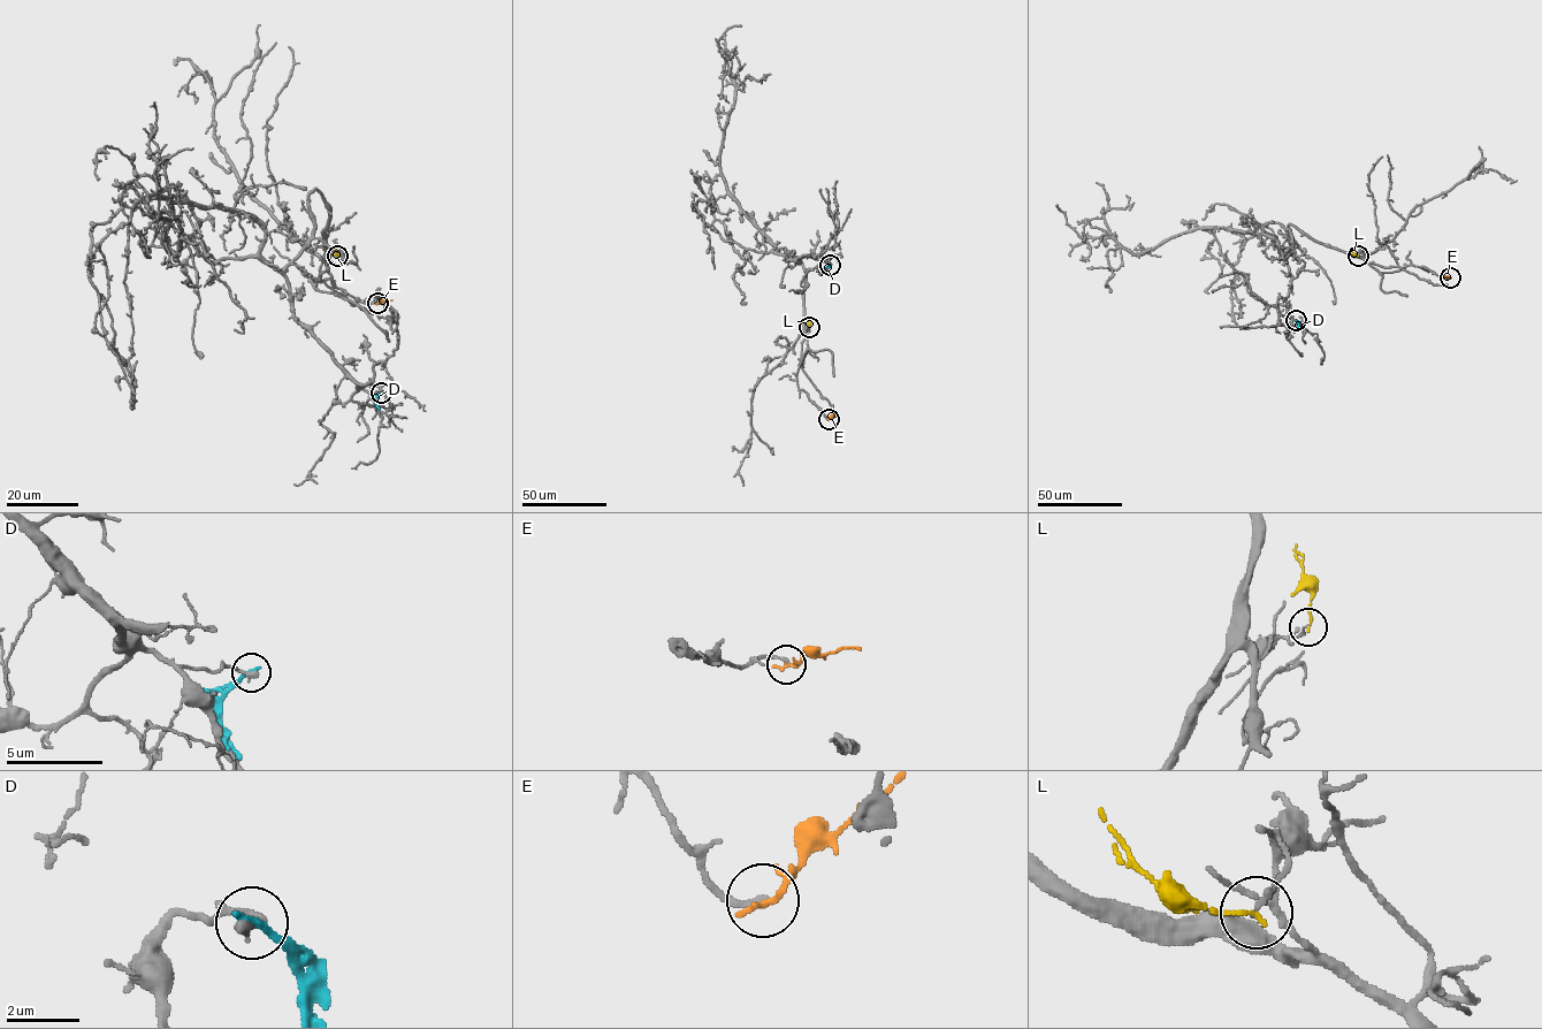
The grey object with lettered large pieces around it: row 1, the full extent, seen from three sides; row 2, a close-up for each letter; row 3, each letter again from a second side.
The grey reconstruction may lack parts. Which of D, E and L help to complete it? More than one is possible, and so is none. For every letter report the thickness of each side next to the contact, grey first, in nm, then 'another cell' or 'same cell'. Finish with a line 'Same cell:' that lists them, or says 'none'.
D: 320 nm thick on the grey side, 220 nm on the other; another cell
E: 170 nm thick on the grey side, 190 nm on the other; another cell
L: 150 nm thick on the grey side, 120 nm on the other; another cell
Same cell: none

